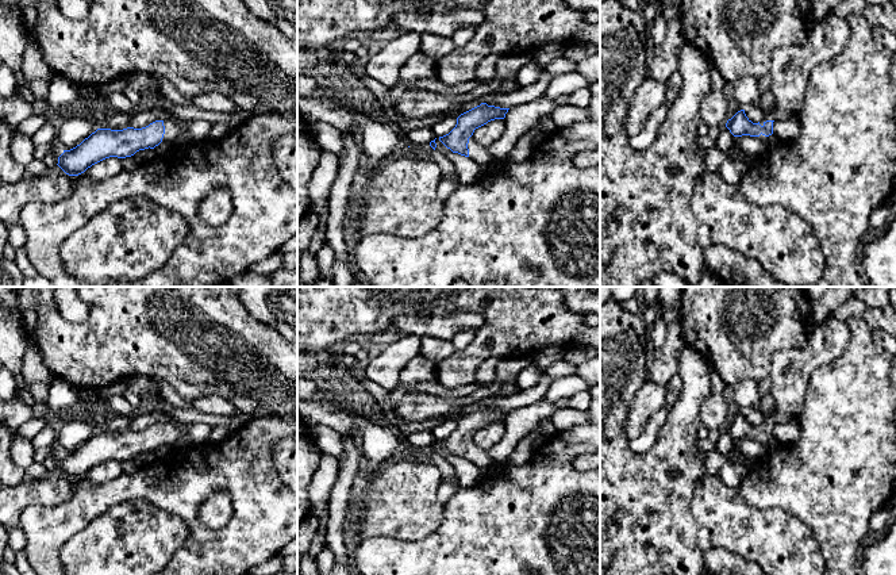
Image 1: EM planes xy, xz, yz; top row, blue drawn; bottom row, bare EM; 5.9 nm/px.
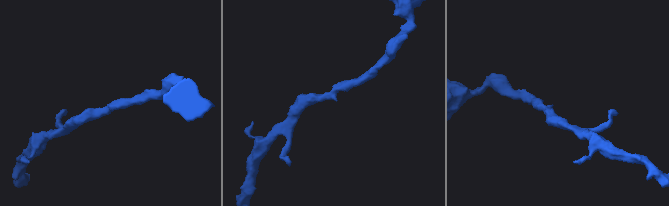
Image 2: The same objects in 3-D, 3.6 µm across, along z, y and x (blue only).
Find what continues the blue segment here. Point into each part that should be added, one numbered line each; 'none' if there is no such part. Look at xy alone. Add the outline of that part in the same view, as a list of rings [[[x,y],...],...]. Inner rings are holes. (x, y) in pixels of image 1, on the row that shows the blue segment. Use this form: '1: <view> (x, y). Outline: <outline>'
1: xy (172, 131). Outline: [[[164,120],[165,134],[162,142],[176,143],[180,137],[178,126],[172,120]]]

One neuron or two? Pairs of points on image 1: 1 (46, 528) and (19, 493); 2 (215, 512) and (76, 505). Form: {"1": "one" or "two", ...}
{"1": "two", "2": "two"}

